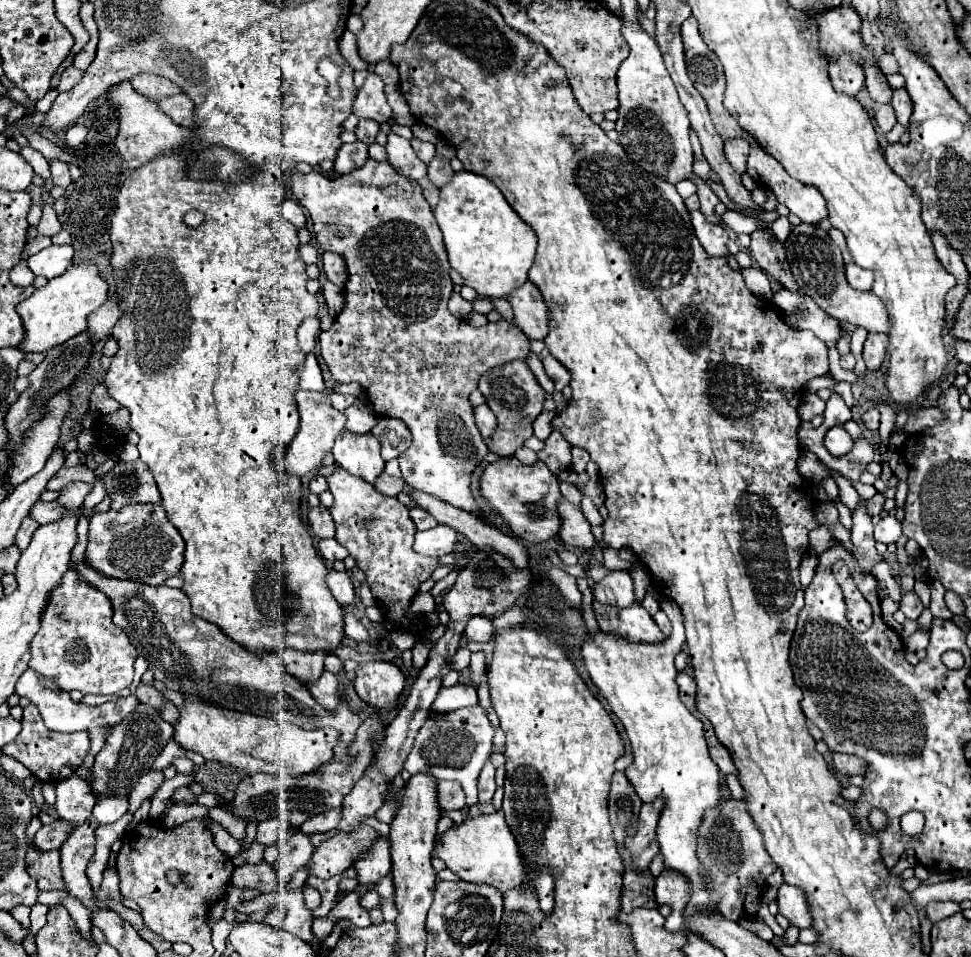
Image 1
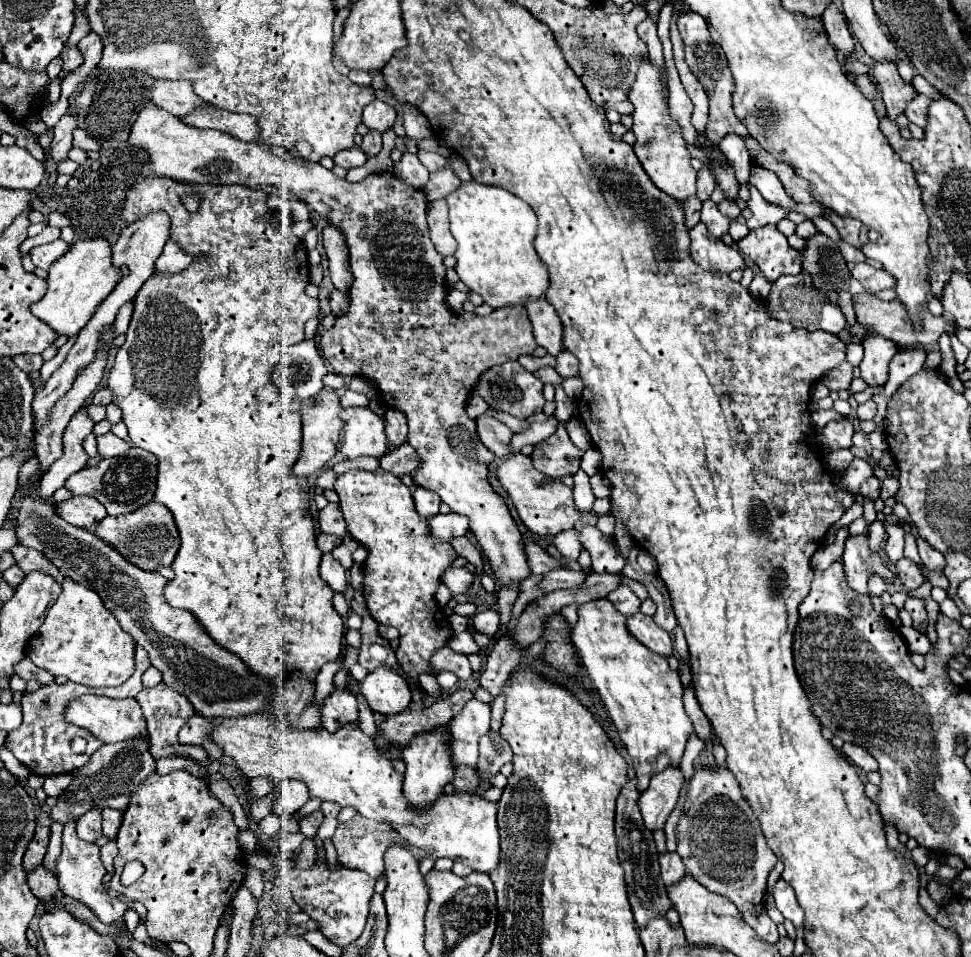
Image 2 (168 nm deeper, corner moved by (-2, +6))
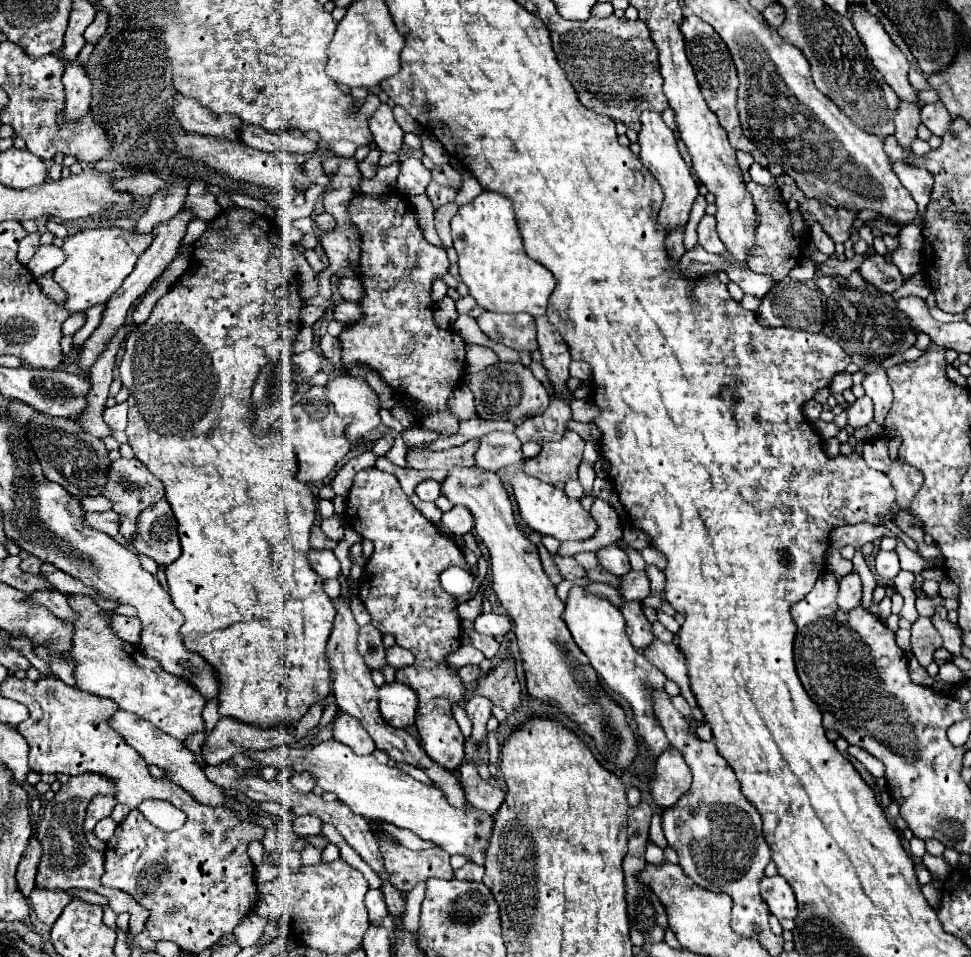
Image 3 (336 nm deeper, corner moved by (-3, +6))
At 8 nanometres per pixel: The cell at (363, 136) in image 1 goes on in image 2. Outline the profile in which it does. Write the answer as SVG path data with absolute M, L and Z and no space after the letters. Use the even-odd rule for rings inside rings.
M370 130L366 136L364 136L364 142L362 142L362 148L368 156L374 156L382 150L382 134L376 132L376 130Z

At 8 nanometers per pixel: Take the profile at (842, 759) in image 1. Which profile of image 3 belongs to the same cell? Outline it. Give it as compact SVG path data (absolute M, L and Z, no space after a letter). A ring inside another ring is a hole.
M849 746L849 750L847 750L851 756L855 756L869 772L871 772L871 776L873 778L883 778L885 776L885 768L883 768L883 764L881 764L881 760L877 760L875 756L871 756L869 752L865 752L865 750L861 750L859 746Z

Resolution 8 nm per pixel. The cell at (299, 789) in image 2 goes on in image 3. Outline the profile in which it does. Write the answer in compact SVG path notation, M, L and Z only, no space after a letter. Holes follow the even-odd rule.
M295 772L291 776L291 784L299 790L299 792L311 792L315 788L315 778L309 772Z

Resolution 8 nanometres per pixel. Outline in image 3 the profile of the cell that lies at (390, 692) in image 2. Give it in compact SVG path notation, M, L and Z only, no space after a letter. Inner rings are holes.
M393 682L379 688L379 708L387 724L393 728L409 728L415 724L419 700L409 686Z

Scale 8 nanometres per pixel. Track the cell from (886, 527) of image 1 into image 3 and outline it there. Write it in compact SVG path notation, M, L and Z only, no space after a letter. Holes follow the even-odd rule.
M879 550L873 558L873 566L875 566L875 572L881 576L881 578L887 578L887 580L893 580L897 574L899 574L899 556L897 552L883 552Z

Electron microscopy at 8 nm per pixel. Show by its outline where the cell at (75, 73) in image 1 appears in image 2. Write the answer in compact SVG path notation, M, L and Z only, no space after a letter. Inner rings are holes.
M64 48L62 50L62 60L64 60L64 64L62 64L64 72L72 72L82 64L82 56L80 56L78 48Z

